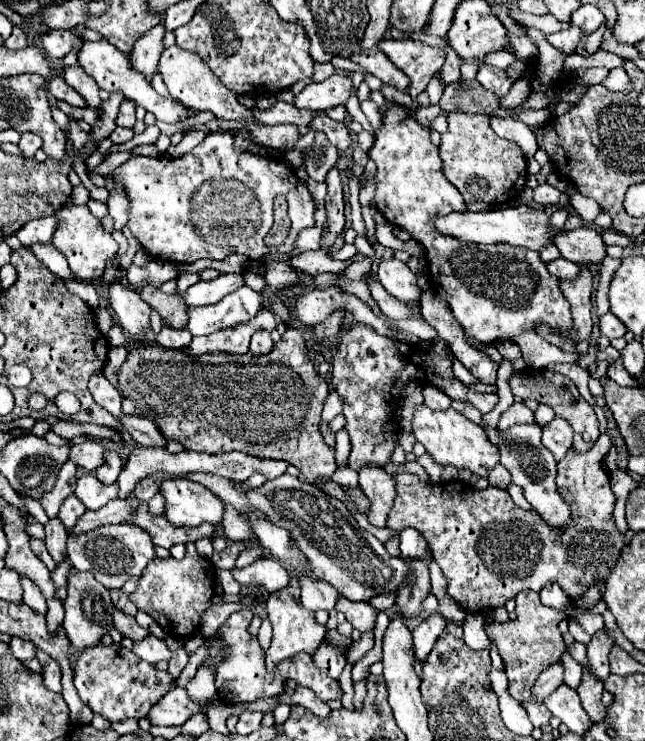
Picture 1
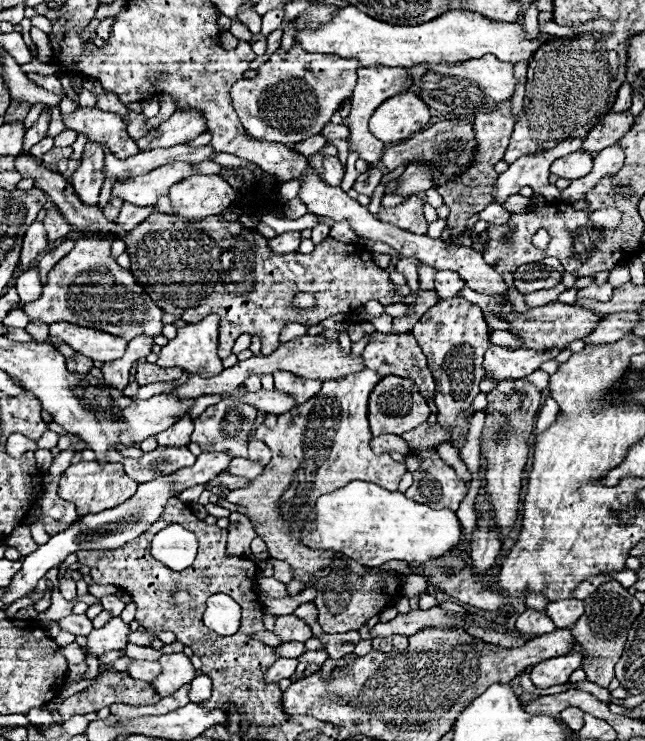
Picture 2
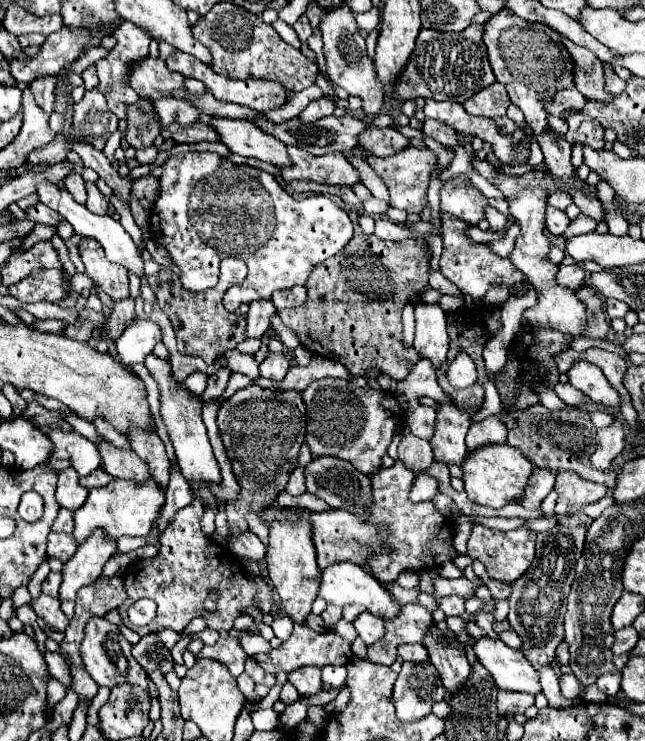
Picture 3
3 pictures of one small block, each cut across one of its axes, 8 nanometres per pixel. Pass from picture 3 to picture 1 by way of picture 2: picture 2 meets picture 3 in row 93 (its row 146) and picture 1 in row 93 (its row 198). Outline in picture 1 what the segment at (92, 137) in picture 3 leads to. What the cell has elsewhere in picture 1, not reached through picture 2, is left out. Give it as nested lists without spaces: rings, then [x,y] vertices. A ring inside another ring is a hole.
[[[68,66],[62,72],[62,78],[66,80],[68,86],[78,90],[86,100],[90,108],[98,108],[100,96],[98,96],[98,84],[80,68],[80,66]]]

